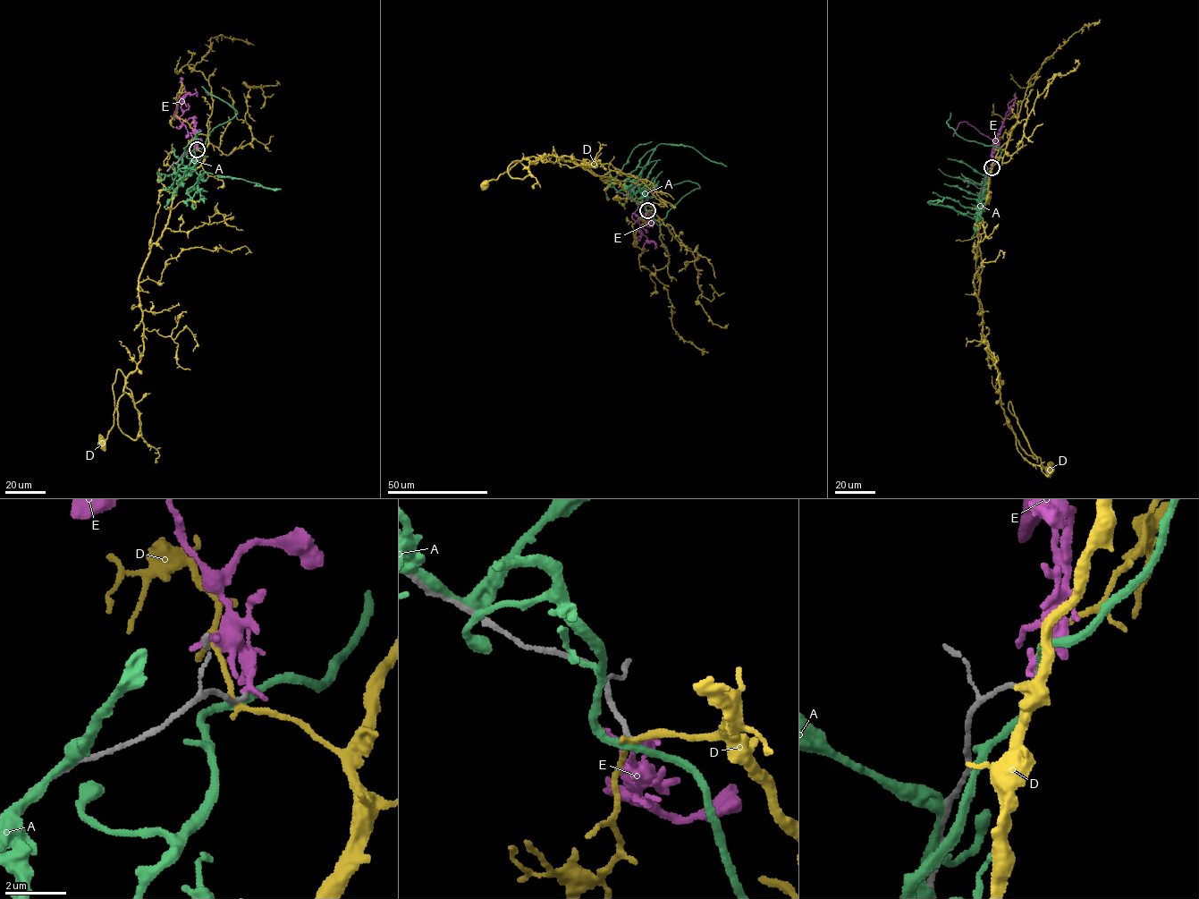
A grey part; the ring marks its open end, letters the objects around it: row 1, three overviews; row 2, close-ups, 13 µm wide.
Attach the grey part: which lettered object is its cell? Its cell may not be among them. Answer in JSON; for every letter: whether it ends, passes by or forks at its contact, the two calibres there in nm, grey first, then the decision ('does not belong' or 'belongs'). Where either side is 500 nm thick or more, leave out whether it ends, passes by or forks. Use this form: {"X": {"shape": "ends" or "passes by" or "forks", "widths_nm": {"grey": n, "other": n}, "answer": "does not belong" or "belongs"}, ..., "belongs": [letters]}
{"A": {"shape": "passes by", "widths_nm": {"grey": 160, "other": 240}, "answer": "does not belong"}, "D": {"shape": "passes by", "widths_nm": {"grey": 180, "other": 190}, "answer": "does not belong"}, "E": {"shape": "ends", "widths_nm": {"grey": 160, "other": 200}, "answer": "does not belong"}, "belongs": []}

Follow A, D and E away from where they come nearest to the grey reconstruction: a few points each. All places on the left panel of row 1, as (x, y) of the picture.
A: (197, 149), (189, 165), (198, 176), (198, 191), (190, 197), (189, 190), (204, 173), (281, 189)
D: (197, 149), (139, 280), (143, 352), (117, 409), (123, 433), (139, 428), (118, 369), (101, 445)
E: (197, 148), (191, 135), (173, 115), (185, 94), (183, 100), (186, 106)

